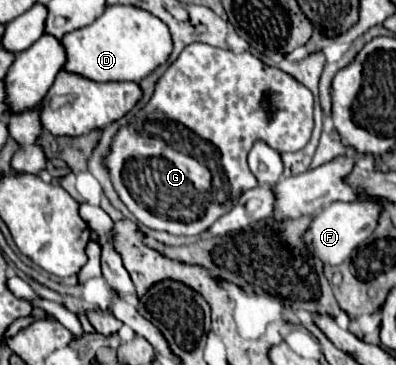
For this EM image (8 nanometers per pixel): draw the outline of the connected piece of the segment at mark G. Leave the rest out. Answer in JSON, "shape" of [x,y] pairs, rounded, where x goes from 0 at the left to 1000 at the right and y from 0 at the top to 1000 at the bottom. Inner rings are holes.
{"shape":[[[482,118],[402,211],[376,282],[321,342],[301,348],[260,447],[295,534],[346,605],[432,644],[503,644],[558,589],[578,584],[614,523],[654,507],[624,458],[624,419],[649,381],[689,392],[705,414],[755,414],[775,397],[785,359],[790,255],[770,233],[710,189],[669,184],[634,145],[588,145],[518,118]],[[669,249],[684,255],[684,277],[699,288],[689,321],[674,321],[659,293],[669,288]]]}

